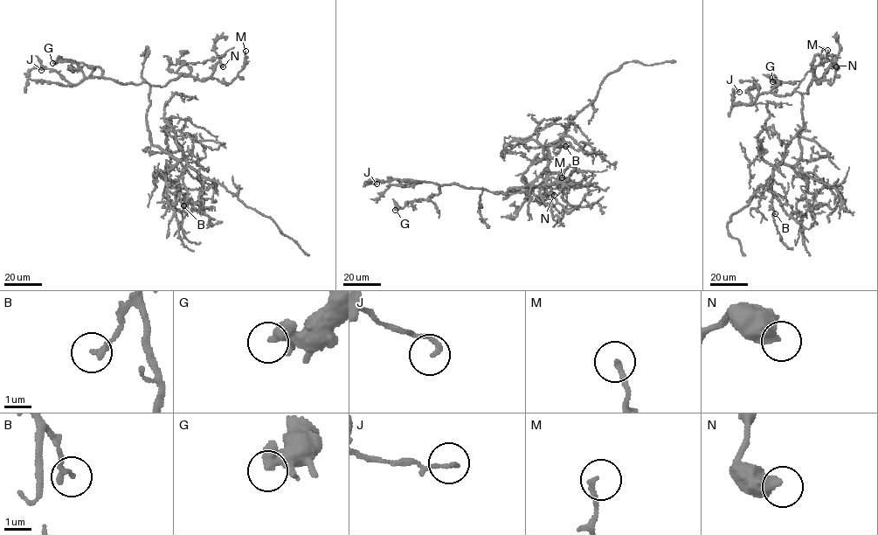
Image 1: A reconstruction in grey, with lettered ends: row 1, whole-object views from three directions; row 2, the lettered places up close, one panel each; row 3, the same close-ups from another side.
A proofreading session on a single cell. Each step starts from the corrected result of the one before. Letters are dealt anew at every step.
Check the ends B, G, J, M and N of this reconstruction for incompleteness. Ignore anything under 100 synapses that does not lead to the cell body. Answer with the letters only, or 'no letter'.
no letter

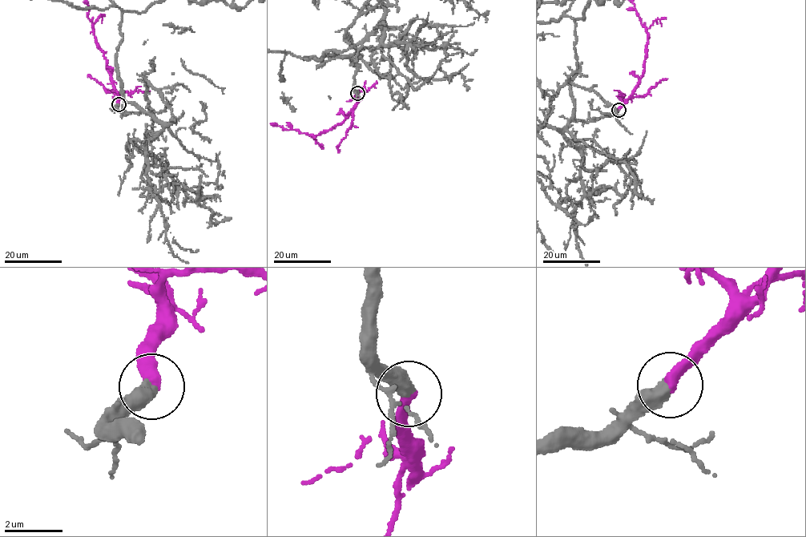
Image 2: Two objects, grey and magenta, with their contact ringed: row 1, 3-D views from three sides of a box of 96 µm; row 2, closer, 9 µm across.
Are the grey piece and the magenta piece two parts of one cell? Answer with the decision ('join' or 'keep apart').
join

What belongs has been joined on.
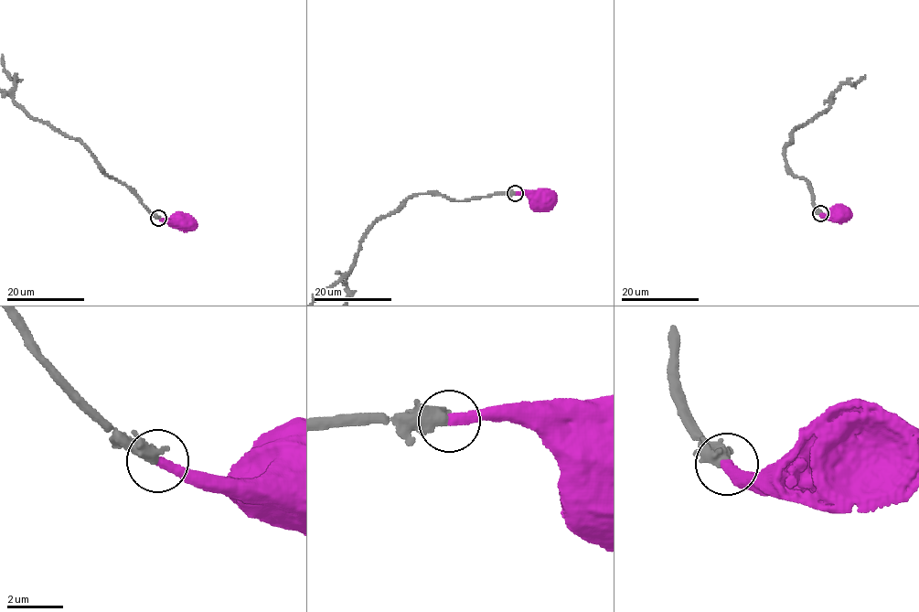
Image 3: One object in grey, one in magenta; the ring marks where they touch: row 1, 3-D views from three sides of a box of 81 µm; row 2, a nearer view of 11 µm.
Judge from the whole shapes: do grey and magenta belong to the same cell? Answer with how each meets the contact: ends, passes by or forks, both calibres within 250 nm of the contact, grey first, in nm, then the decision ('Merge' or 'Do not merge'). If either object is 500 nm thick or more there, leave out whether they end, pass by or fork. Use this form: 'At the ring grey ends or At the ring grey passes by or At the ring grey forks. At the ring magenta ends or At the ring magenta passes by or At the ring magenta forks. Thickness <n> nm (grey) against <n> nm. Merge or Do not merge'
At the ring grey passes by. At the ring magenta ends. Thickness 400 nm (grey) against 360 nm. Merge

